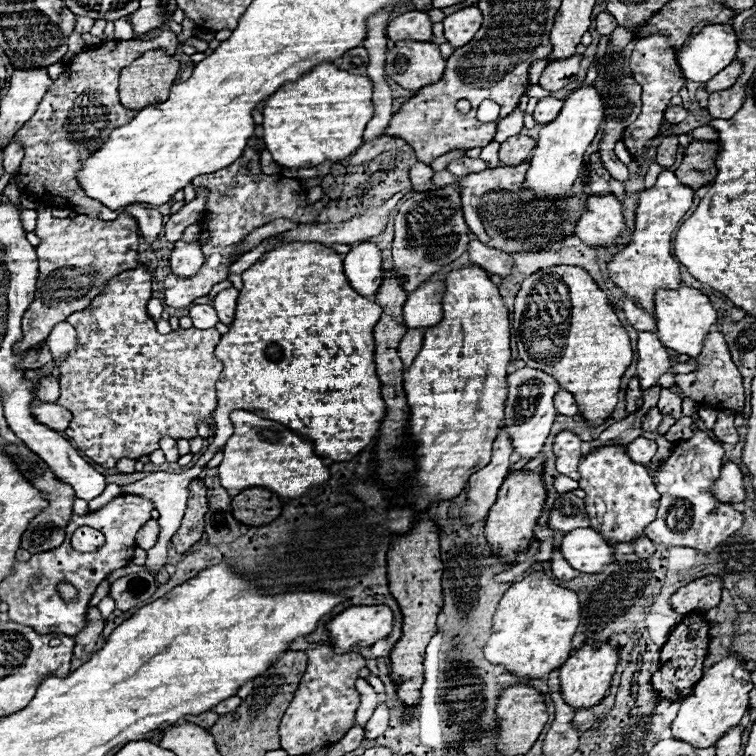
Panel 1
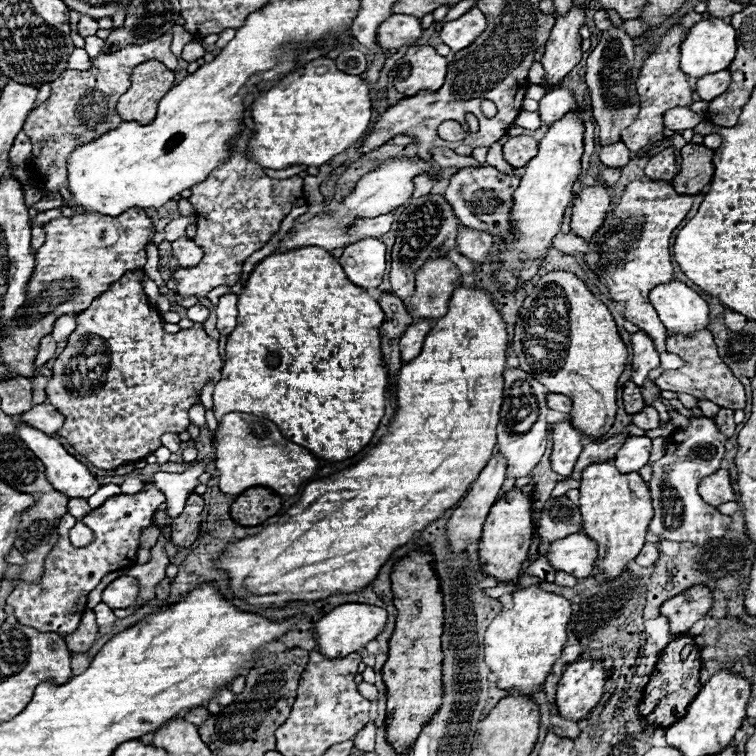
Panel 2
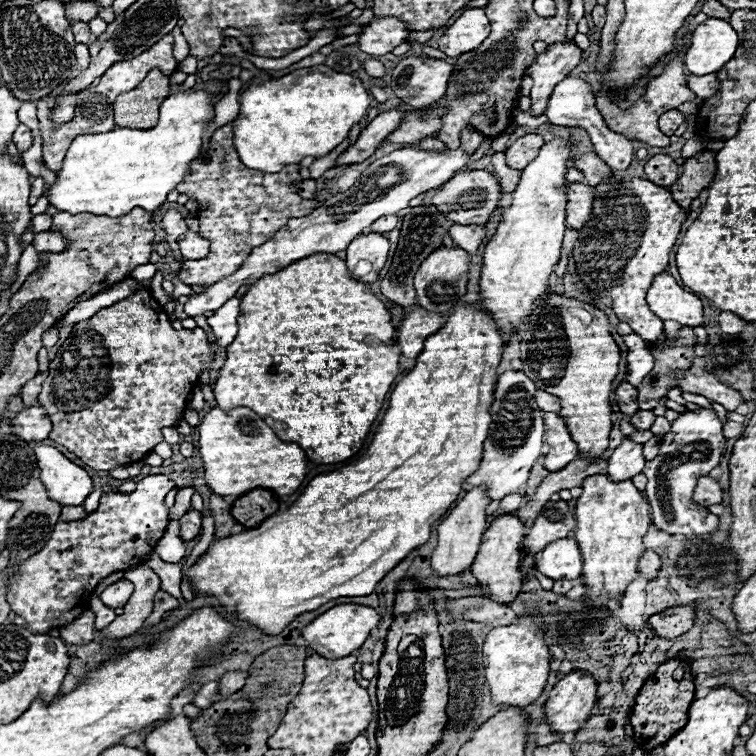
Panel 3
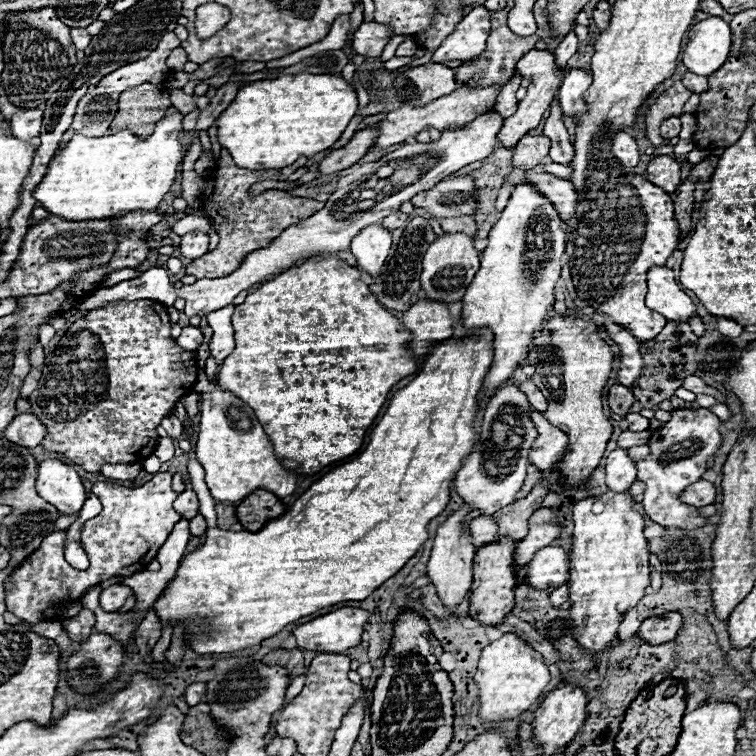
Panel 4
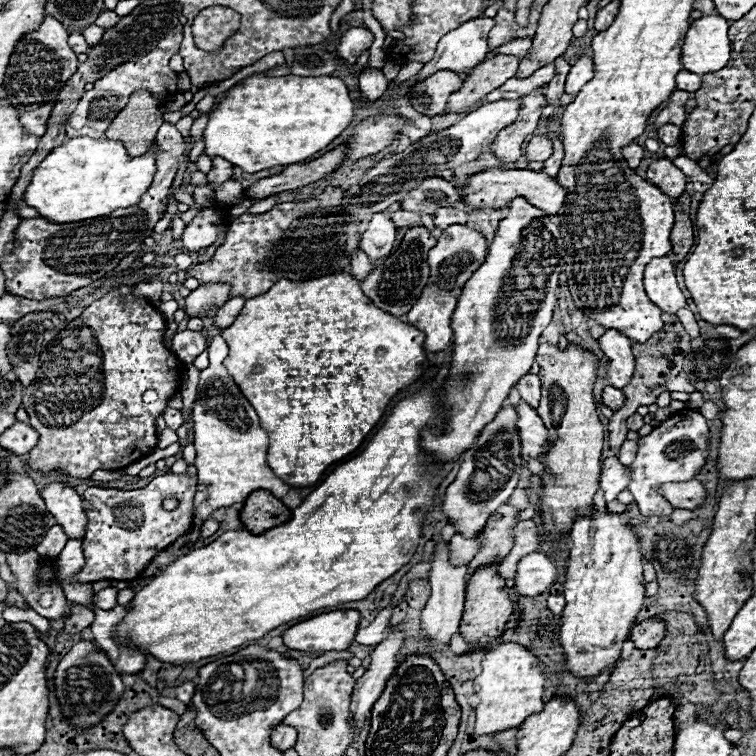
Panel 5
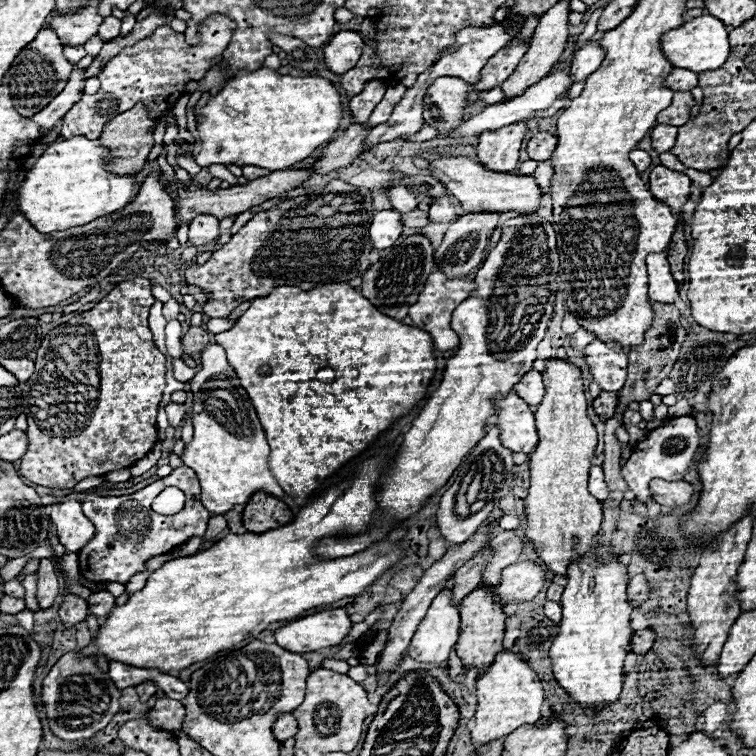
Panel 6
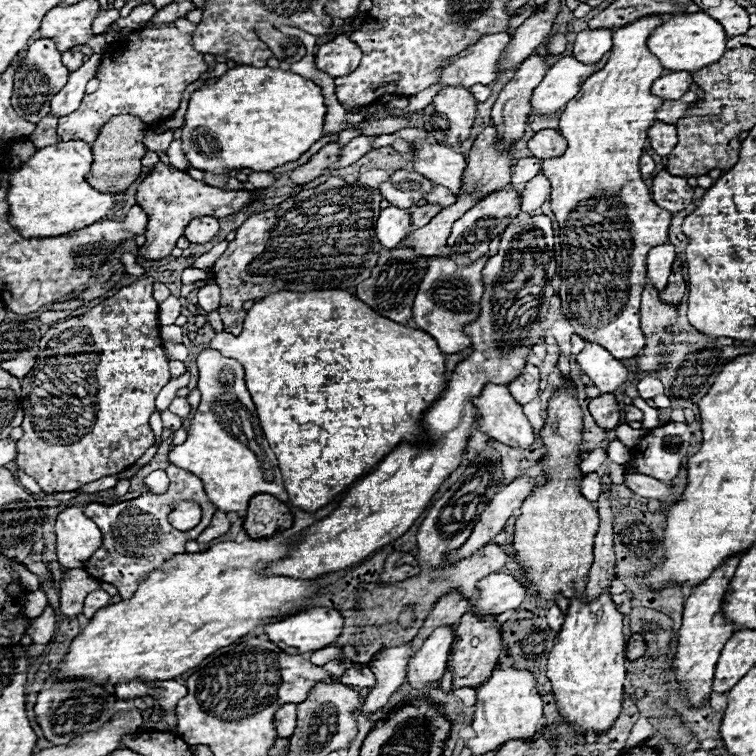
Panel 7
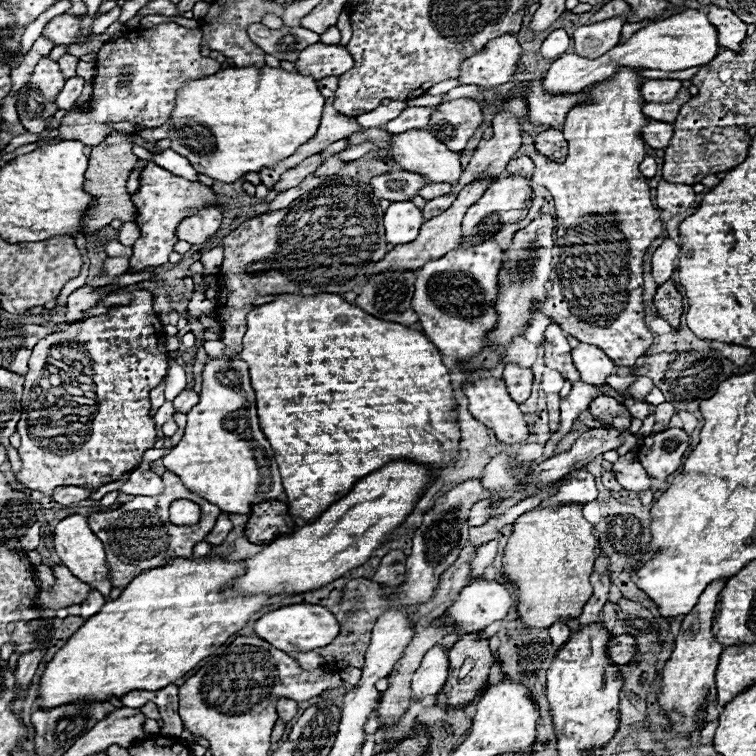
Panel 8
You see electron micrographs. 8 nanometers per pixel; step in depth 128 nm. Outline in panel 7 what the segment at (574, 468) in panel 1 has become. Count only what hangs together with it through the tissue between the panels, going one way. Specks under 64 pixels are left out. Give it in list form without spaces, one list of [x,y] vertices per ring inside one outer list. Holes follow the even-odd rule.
[[[486,384],[482,396],[476,398],[474,404],[480,412],[480,430],[490,438],[506,446],[528,448],[534,444],[534,428],[506,386]]]

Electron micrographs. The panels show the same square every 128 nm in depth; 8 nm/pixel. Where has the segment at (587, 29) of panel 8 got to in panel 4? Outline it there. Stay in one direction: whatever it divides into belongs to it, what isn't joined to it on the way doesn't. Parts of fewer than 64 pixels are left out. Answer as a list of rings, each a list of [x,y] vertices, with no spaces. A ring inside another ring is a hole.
[[[580,68],[568,70],[564,76],[564,82],[558,90],[558,102],[562,108],[562,114],[576,120],[576,116],[582,116],[588,112],[588,104],[582,100],[588,86],[592,84],[592,76]]]

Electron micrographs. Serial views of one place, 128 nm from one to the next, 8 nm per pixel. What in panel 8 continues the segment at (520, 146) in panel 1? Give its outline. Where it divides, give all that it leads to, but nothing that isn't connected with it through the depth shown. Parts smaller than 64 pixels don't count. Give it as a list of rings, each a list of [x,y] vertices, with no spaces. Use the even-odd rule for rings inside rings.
[[[554,128],[540,132],[534,140],[534,148],[552,162],[564,162],[564,156],[568,152],[568,144],[566,144],[562,132],[554,130]]]

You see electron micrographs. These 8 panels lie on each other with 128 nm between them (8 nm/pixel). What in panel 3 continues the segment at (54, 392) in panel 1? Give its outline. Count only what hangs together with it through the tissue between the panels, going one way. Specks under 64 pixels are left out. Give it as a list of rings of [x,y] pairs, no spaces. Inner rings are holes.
[[[42,348],[38,352],[38,364],[40,364],[40,370],[38,370],[38,376],[34,376],[24,388],[22,388],[22,400],[26,406],[32,406],[38,402],[38,394],[40,394],[40,388],[42,388],[42,382],[46,380],[48,376],[48,358],[46,358],[46,348]]]

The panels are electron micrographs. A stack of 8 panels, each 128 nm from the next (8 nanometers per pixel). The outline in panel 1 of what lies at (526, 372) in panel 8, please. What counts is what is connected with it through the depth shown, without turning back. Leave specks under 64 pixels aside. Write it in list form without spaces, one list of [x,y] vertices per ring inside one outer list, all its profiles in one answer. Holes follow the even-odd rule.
[[[560,390],[554,396],[554,404],[556,404],[558,414],[564,414],[564,416],[576,416],[578,414],[578,404],[568,390]]]

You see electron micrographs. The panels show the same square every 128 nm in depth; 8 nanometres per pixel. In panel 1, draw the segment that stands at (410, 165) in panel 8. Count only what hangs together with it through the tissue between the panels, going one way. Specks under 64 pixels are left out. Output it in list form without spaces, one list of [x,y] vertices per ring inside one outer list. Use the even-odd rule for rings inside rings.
[[[588,196],[588,210],[580,216],[574,234],[590,248],[620,244],[628,226],[622,216],[622,204],[612,196]]]

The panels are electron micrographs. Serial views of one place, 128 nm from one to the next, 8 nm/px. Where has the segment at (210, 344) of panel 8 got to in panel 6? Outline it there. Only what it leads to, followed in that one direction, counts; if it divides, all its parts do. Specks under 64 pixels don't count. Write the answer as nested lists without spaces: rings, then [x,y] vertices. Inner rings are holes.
[[[348,282],[324,284],[312,290],[278,286],[266,298],[252,300],[252,306],[230,330],[216,334],[216,342],[224,344],[228,364],[236,370],[266,430],[272,474],[300,506],[314,496],[320,482],[364,452],[400,416],[406,416],[424,398],[436,370],[434,344],[428,332],[384,316]],[[322,368],[332,368],[336,372],[334,380],[316,380],[316,372]]]

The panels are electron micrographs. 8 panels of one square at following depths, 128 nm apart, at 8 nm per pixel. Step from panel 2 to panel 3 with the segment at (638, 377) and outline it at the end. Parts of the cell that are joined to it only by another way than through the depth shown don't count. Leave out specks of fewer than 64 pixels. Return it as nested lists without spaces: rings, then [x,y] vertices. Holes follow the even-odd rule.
[[[628,334],[624,336],[624,344],[628,346],[628,374],[626,374],[626,382],[638,386],[642,382],[642,378],[652,370],[654,366],[654,358],[646,346],[646,342],[636,336],[636,334]]]

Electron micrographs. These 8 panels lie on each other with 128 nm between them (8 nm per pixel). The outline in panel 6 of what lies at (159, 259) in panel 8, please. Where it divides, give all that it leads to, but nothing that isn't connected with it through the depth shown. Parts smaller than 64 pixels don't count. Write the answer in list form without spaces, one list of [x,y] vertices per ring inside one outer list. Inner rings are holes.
[[[286,168],[286,170],[280,170],[280,172],[270,172],[268,176],[262,176],[258,180],[252,180],[252,182],[248,182],[244,186],[232,186],[228,190],[218,188],[216,192],[210,192],[204,186],[196,186],[196,184],[190,184],[188,188],[178,186],[178,190],[176,190],[178,192],[178,202],[174,206],[176,208],[176,222],[180,226],[180,222],[190,222],[198,214],[212,214],[216,218],[242,214],[244,210],[250,210],[252,206],[258,206],[258,204],[262,204],[262,202],[266,202],[266,200],[270,200],[274,196],[280,196],[282,192],[288,192],[288,190],[298,188],[312,174],[314,174],[312,168],[298,168],[298,170]]]

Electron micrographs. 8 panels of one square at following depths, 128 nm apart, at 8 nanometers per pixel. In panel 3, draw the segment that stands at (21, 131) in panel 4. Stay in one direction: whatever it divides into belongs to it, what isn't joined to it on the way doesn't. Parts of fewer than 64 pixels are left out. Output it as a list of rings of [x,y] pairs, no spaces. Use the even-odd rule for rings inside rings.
[[[20,124],[16,128],[16,132],[14,132],[14,144],[16,144],[16,148],[20,152],[26,152],[32,146],[32,134],[30,134],[30,130],[24,124]]]

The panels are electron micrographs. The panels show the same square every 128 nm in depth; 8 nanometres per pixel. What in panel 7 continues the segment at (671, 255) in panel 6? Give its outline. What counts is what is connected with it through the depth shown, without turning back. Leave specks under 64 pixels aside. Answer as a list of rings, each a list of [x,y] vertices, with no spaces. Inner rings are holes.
[[[676,256],[674,268],[670,274],[670,282],[668,282],[666,290],[660,292],[660,298],[664,298],[668,304],[678,304],[684,298],[684,292],[686,292],[686,282],[682,276],[682,260],[680,260],[680,256]]]

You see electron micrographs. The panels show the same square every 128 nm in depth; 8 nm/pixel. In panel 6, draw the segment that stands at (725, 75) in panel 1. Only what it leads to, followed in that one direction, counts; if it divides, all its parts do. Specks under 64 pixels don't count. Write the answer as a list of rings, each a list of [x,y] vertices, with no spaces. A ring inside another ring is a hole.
[[[674,68],[672,76],[668,76],[666,86],[672,88],[674,92],[690,92],[692,88],[698,86],[698,74],[688,72],[684,68]]]

